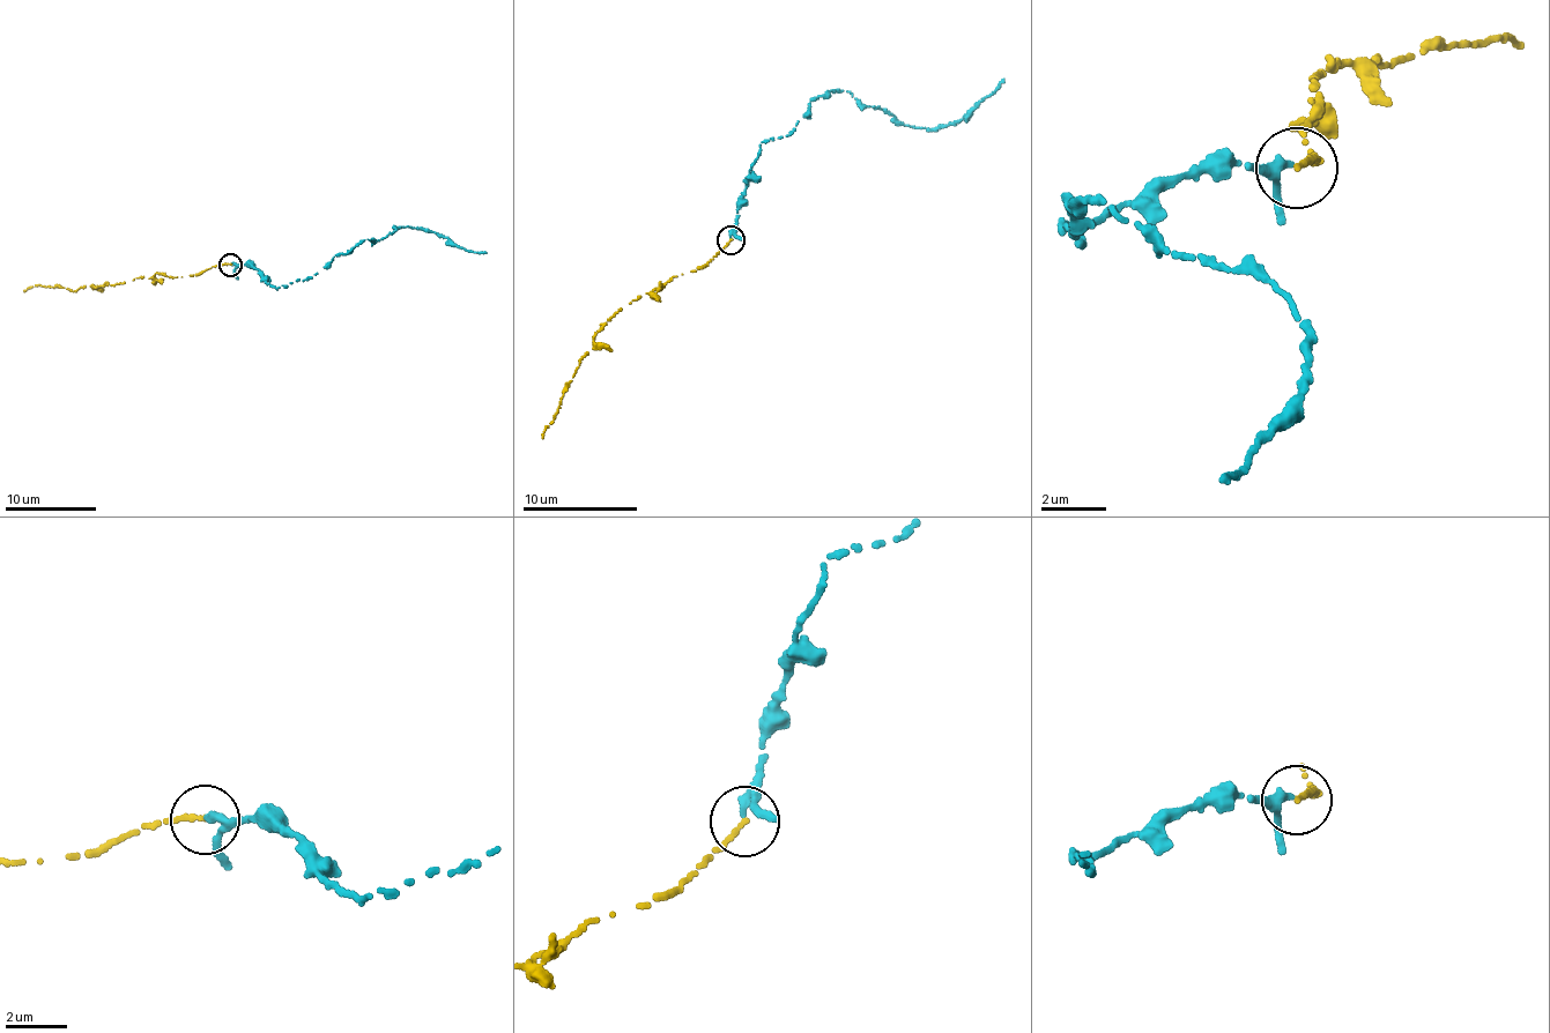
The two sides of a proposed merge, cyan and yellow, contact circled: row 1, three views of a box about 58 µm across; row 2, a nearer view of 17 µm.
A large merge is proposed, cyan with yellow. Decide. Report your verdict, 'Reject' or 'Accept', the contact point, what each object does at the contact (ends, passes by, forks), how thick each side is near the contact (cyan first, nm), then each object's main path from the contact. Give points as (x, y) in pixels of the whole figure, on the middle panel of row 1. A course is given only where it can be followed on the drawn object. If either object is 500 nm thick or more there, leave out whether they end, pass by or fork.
Reject. Place: (731, 239). At the ring cyan passes by. At the ring yellow ends. Thickness 200 nm (cyan) against 180 nm. Course of cyan: (731, 238), (759, 147), (792, 133), (811, 101), (847, 90), (902, 123), (949, 125), (1002, 77). Course of yellow: (731, 238), (701, 268), (672, 276), (610, 316), (594, 337), (594, 346), (541, 437)

